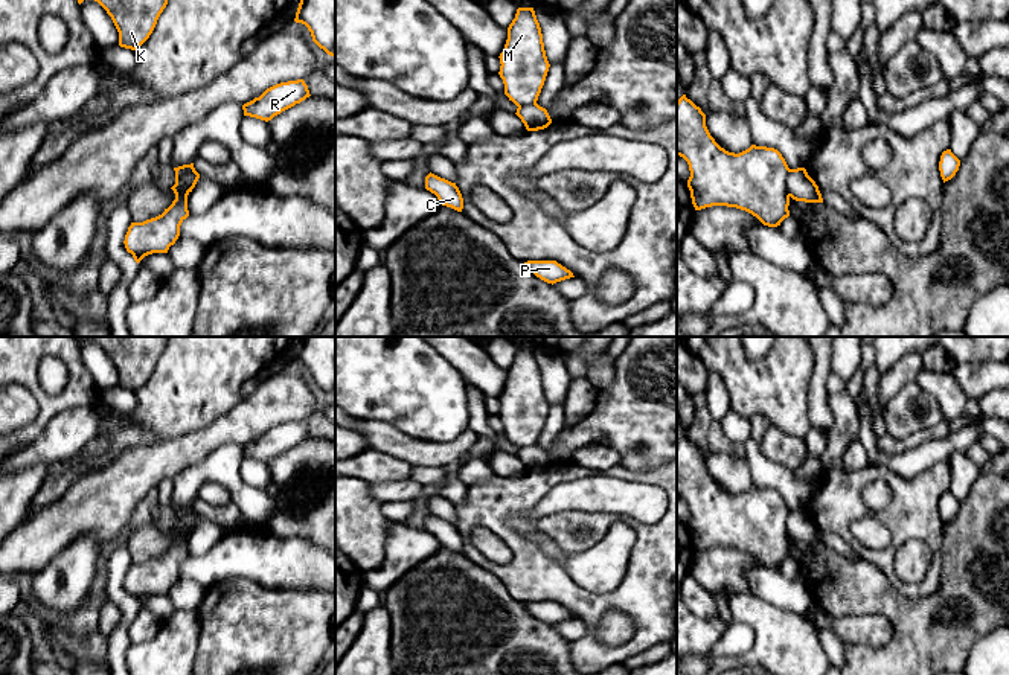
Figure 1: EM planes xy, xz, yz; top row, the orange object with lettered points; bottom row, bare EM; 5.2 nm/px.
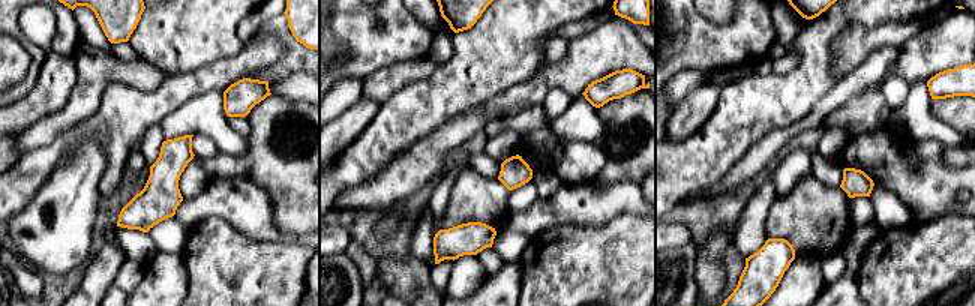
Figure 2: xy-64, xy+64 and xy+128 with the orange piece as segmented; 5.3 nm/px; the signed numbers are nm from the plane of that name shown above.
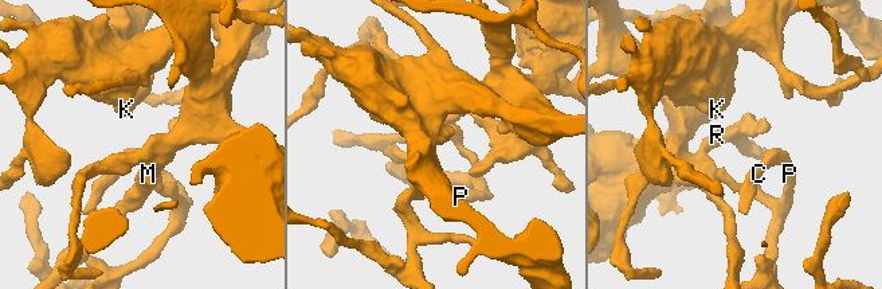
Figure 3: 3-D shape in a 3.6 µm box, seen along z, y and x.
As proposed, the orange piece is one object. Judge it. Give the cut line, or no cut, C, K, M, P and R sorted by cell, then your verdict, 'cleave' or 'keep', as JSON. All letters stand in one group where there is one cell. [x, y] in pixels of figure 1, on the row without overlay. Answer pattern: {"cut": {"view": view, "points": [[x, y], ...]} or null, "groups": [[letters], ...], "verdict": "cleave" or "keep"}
{"cut": null, "groups": [["C", "K", "M", "P", "R"]], "verdict": "keep"}

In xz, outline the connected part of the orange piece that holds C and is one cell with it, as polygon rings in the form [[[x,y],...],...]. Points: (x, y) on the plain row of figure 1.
[[[430,513],[425,518],[425,530],[434,535],[442,547],[462,553],[463,539],[456,524],[451,524]]]

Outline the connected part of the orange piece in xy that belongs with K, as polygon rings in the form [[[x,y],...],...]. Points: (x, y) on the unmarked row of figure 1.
[[[75,337],[81,346],[84,341],[98,343],[111,358],[117,373],[119,387],[139,390],[152,375],[157,361],[171,337]]]

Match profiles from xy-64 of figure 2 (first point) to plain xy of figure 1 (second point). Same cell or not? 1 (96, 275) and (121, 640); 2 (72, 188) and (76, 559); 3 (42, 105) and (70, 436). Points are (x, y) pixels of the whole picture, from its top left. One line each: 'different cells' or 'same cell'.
1: different cells
2: same cell
3: same cell

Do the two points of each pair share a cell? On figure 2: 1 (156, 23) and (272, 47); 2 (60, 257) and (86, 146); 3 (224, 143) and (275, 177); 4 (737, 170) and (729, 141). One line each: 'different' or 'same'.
1: different
2: same
3: different
4: different

